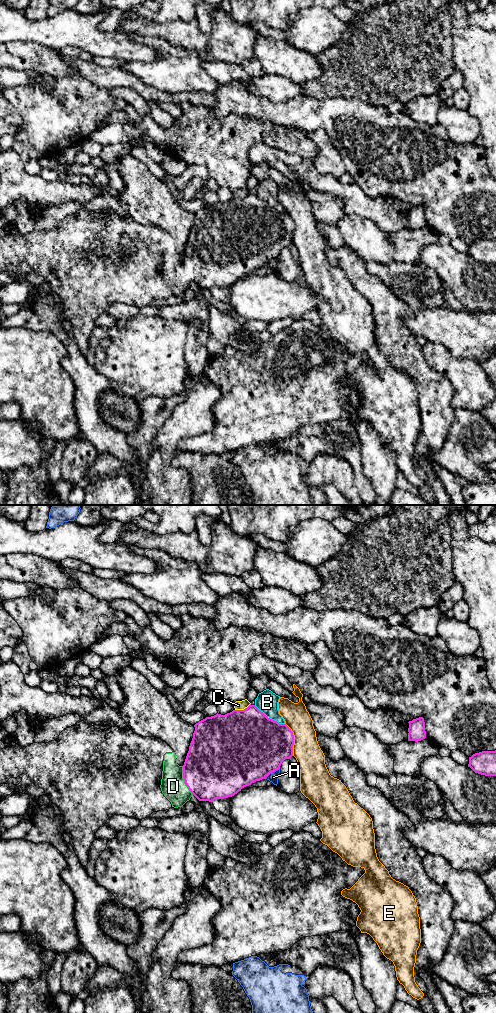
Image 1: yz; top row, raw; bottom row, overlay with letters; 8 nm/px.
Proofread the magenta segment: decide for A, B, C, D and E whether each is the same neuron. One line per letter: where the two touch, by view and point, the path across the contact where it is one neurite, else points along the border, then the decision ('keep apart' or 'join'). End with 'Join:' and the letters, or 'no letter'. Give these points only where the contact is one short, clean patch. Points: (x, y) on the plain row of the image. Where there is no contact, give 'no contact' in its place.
A: contact yz (271, 260); keep apart
B: contact yz (276, 209); border yz (269, 205), (284, 212); keep apart
C: contact yz (242, 198); border yz (250, 191), (243, 197), (235, 198); keep apart
D: contact yz (184, 268); join
E: contact yz (293, 227); keep apart
Join: D

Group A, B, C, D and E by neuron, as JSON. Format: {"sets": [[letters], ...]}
{"sets": [["A"], ["B", "C"], ["D"], ["E"]]}

